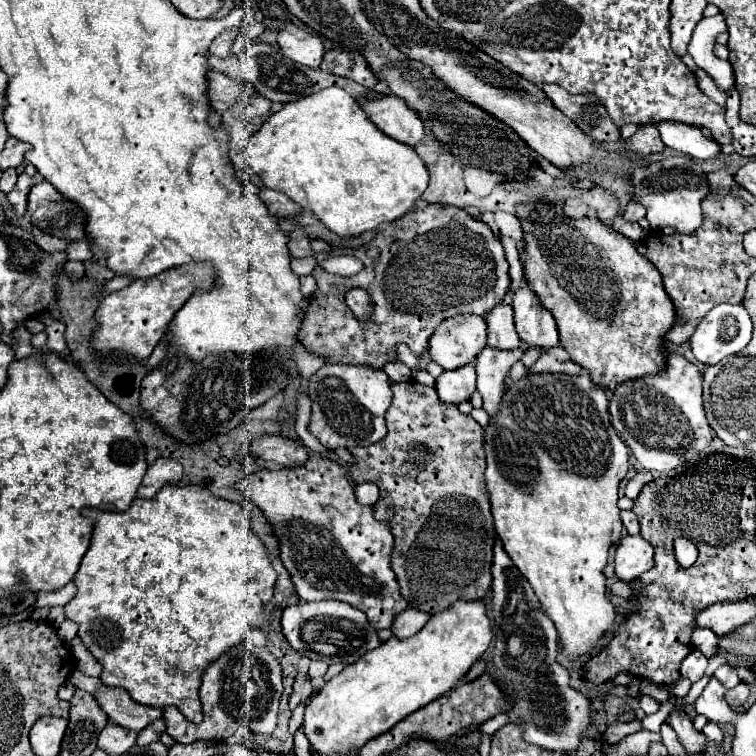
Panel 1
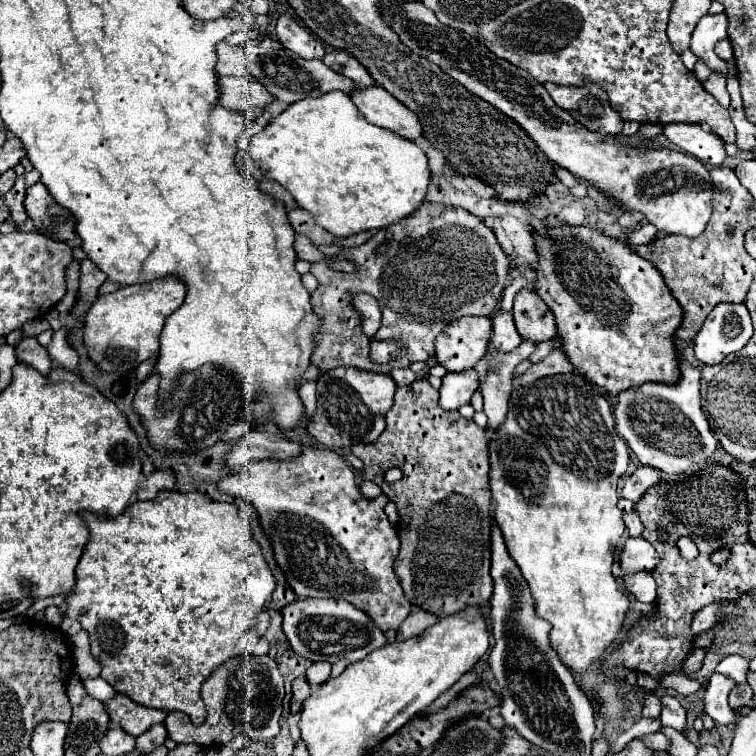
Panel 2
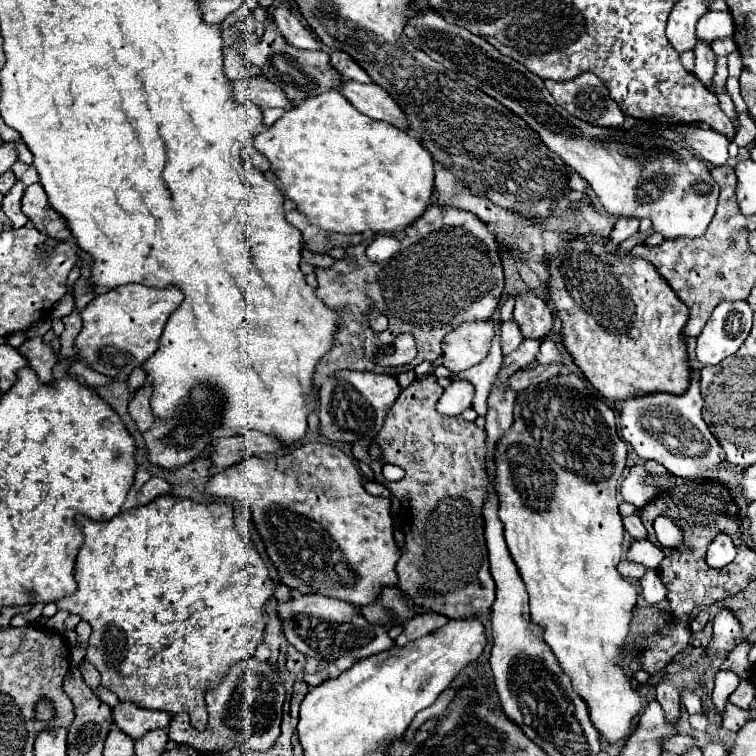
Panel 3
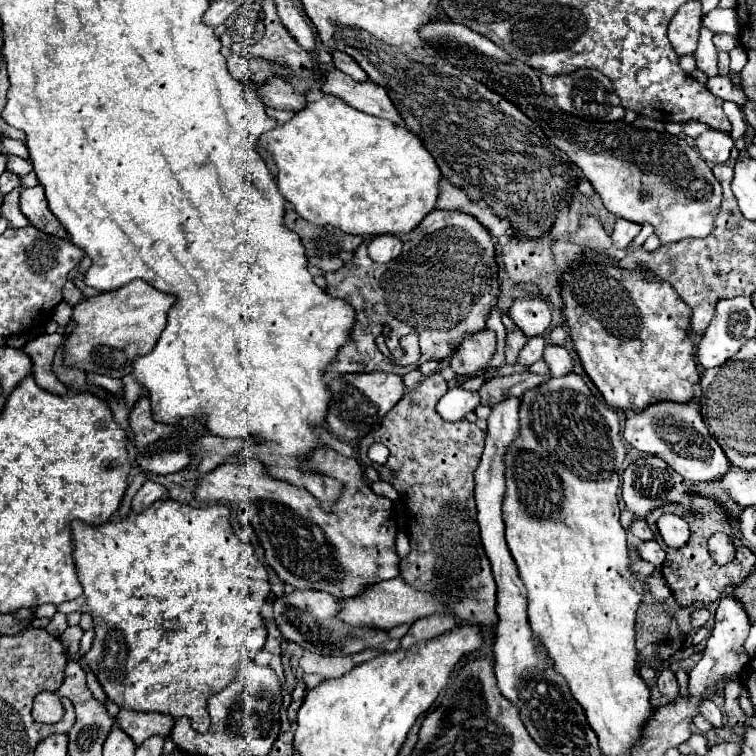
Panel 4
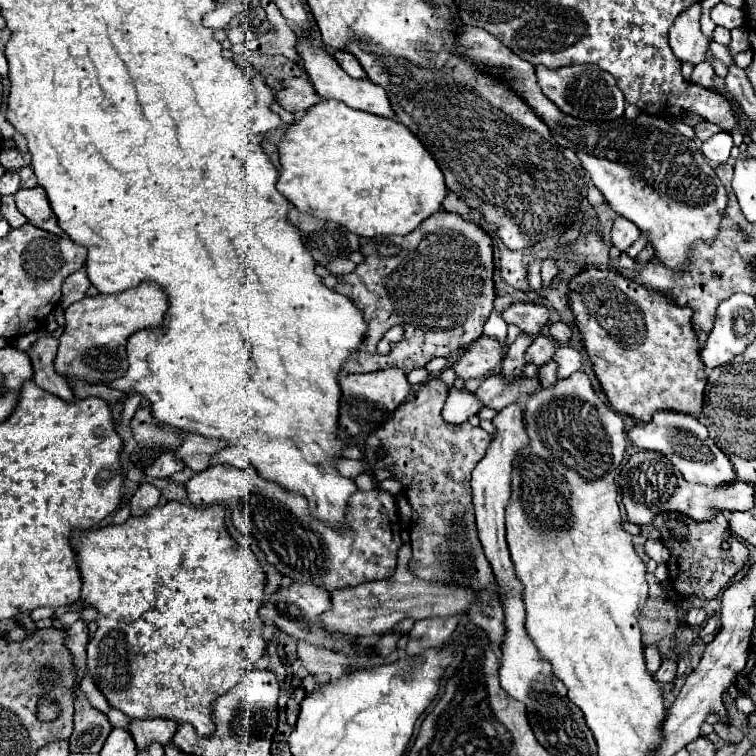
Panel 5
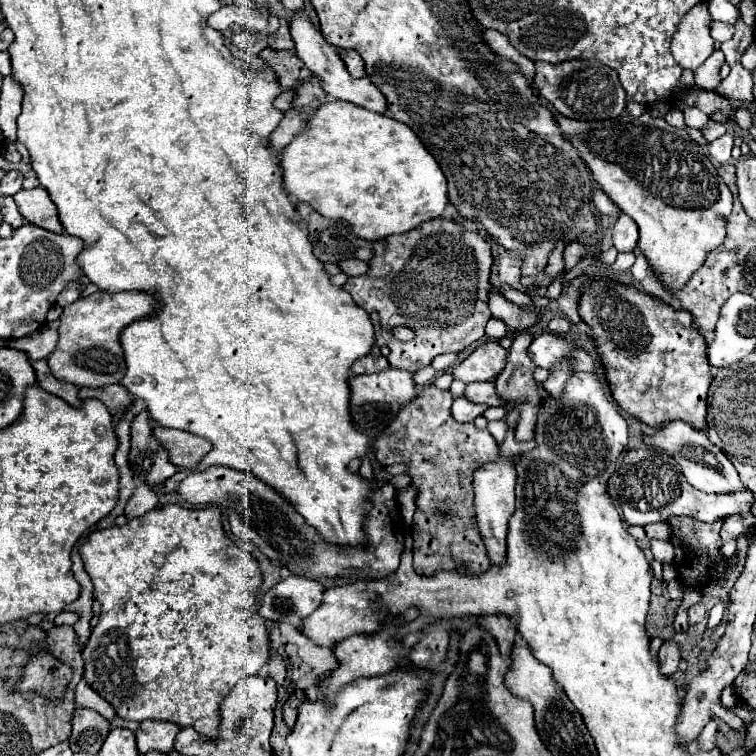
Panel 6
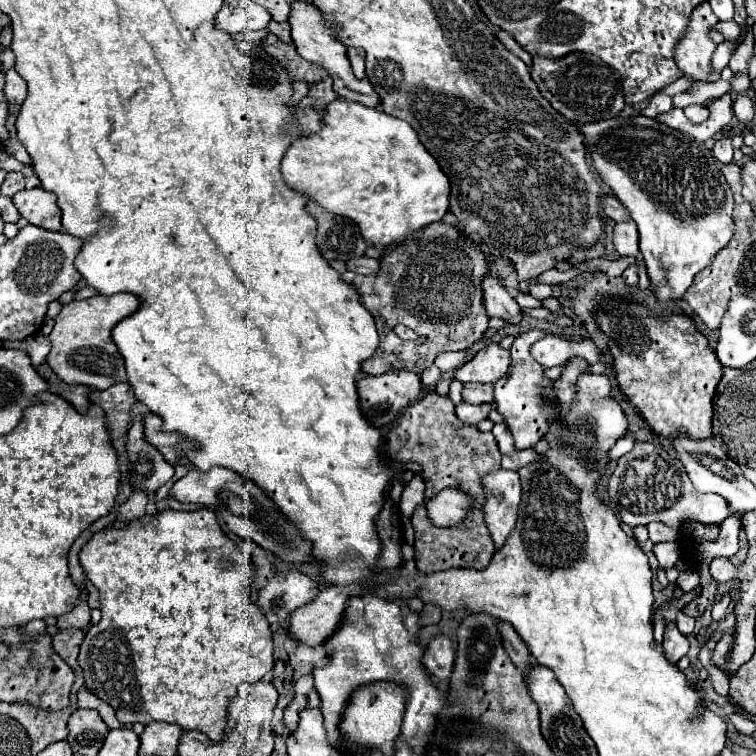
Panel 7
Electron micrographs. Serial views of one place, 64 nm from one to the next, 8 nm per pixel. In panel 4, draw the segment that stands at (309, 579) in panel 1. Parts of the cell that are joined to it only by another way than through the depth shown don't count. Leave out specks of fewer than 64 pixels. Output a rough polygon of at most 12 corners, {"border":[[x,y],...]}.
{"border":[[328,446],[304,468],[342,482],[324,510],[256,456],[204,474],[236,502],[284,584],[340,600],[396,578],[392,500]]}

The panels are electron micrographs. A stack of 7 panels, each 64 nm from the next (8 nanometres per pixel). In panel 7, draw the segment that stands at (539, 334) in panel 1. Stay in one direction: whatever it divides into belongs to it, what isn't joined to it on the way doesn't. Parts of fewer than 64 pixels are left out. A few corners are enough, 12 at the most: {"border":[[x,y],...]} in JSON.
{"border":[[486,276],[484,306],[508,324],[522,322],[514,298]]}

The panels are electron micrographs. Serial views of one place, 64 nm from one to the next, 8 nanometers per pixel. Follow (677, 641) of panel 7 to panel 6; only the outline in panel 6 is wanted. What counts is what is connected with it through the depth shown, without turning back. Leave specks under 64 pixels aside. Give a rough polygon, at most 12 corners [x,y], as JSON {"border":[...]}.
{"border":[[664,642],[658,652],[660,672],[672,676],[678,670],[680,646]]}

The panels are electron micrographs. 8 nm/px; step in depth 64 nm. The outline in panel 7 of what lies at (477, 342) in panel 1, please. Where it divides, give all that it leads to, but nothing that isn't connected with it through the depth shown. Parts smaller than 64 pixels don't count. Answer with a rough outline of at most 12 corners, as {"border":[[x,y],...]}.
{"border":[[486,344],[454,370],[460,382],[494,384],[508,372],[510,352]]}

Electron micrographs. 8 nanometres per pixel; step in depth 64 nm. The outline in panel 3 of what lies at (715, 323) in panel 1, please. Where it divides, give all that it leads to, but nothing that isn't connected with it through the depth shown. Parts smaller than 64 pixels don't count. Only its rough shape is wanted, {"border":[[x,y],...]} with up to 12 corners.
{"border":[[720,302],[696,342],[702,366],[738,352],[752,328],[748,302]]}

